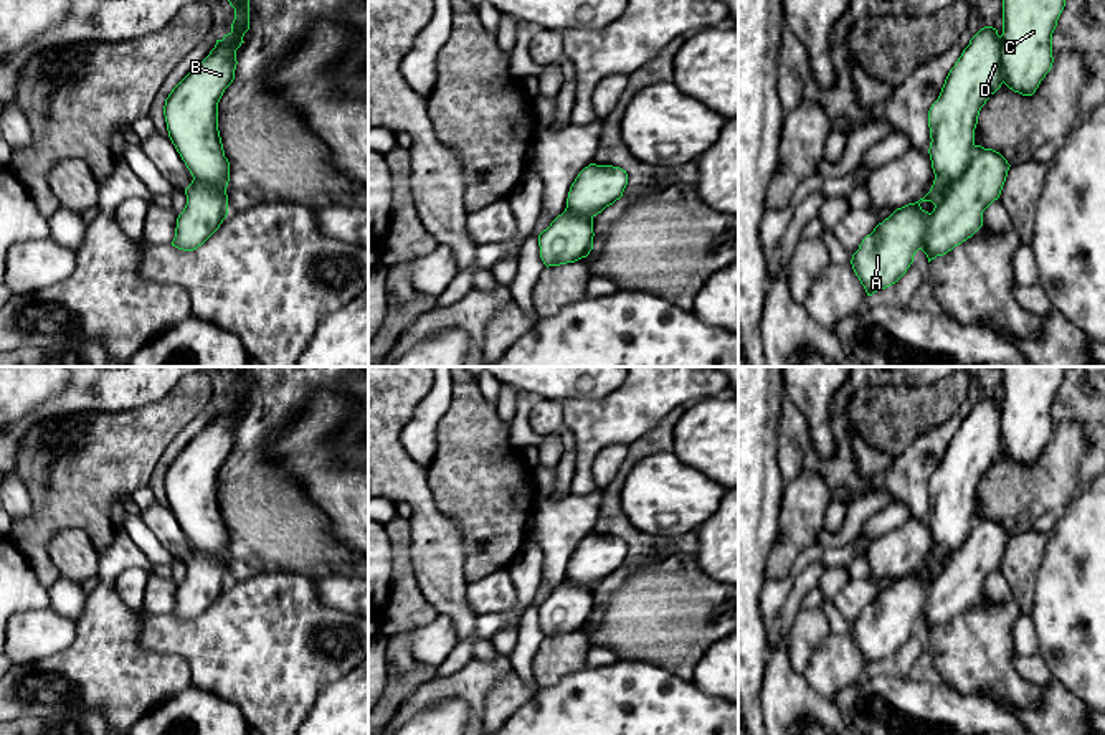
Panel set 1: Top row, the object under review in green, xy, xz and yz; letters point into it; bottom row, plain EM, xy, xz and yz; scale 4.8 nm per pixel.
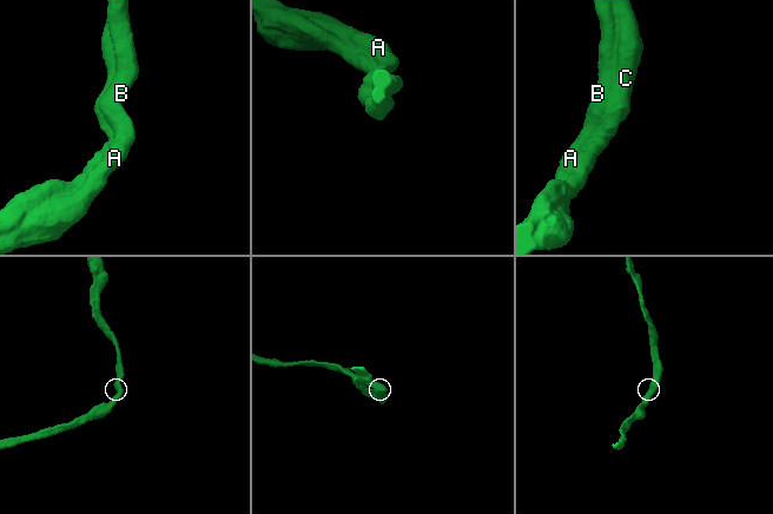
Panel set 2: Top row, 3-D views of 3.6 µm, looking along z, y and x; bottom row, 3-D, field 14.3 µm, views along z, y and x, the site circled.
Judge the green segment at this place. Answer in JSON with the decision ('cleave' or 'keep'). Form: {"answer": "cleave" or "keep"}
{"answer": "keep"}

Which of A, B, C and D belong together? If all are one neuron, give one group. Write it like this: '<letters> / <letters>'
A B C D

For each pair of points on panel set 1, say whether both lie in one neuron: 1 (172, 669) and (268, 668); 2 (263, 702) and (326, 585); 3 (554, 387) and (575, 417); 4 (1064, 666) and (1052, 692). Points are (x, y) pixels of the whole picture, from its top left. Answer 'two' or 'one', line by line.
1: two
2: two
3: two
4: two

